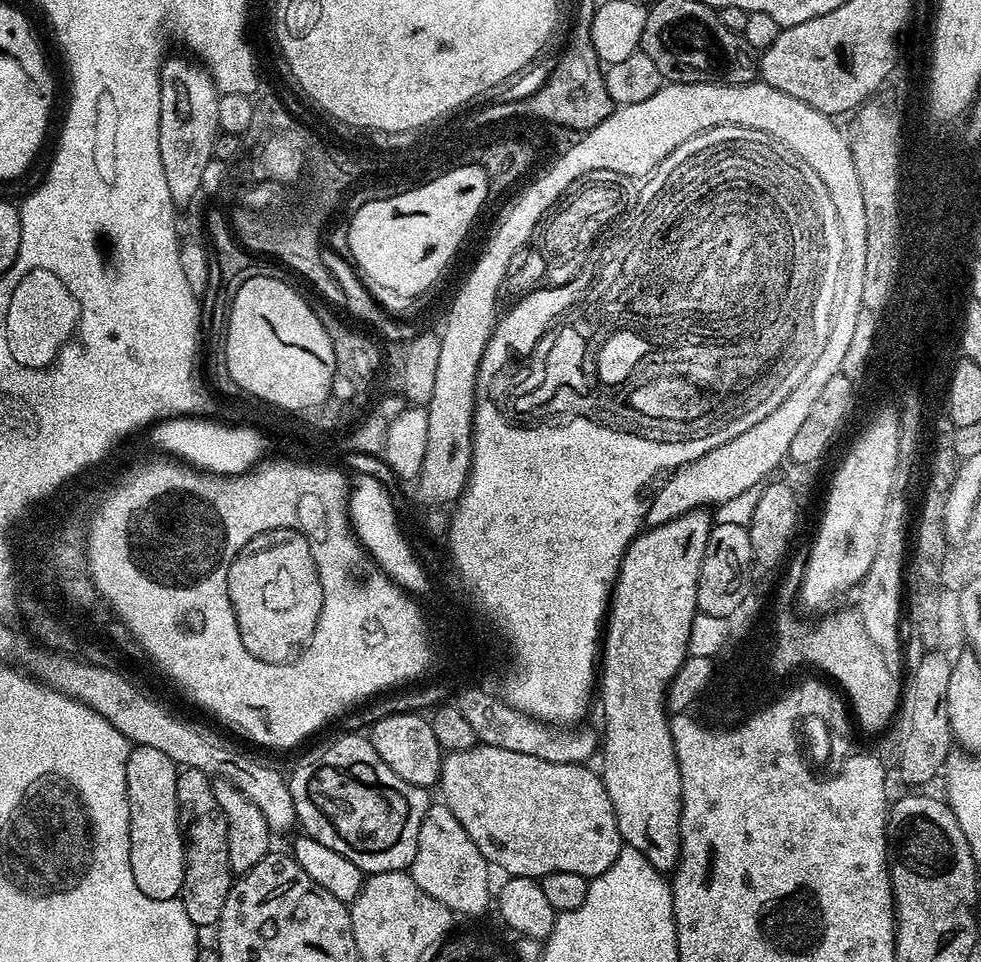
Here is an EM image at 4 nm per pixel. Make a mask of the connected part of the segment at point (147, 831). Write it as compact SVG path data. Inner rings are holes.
M138 744L128 753L126 798L130 806L130 834L128 835L130 870L134 870L134 882L138 882L138 890L142 890L146 898L155 900L177 899L184 881L184 834L180 827L180 815L178 814L177 771L178 765L170 758L166 758L162 750L154 750L154 746Z

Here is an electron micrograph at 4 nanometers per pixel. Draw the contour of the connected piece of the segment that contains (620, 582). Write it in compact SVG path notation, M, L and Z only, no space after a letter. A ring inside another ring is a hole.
M695 508L668 524L657 524L647 530L641 531L624 552L606 617L602 671L598 676L598 704L600 700L604 707L602 779L618 818L621 841L638 850L638 854L644 854L650 866L668 874L680 861L680 813L686 808L684 783L672 737L668 689L690 655L692 623L698 615L696 595L700 568L710 552L708 539L714 534L714 516L704 508Z

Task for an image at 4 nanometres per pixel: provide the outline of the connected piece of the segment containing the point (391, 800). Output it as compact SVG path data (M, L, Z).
M367 735L334 741L321 756L290 776L288 789L294 798L299 827L322 846L350 858L366 874L411 869L430 792L398 778L378 758L378 750Z

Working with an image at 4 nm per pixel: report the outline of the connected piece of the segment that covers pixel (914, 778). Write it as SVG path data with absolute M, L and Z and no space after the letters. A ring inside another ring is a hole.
M925 651L918 668L910 672L899 699L896 726L896 768L908 784L928 784L941 775L954 741L944 713L946 685L950 683L952 660L943 651Z

